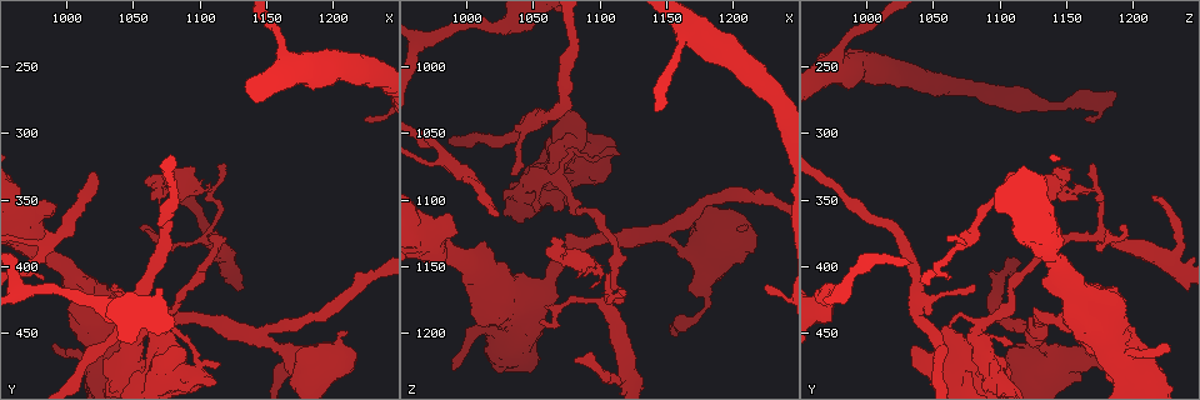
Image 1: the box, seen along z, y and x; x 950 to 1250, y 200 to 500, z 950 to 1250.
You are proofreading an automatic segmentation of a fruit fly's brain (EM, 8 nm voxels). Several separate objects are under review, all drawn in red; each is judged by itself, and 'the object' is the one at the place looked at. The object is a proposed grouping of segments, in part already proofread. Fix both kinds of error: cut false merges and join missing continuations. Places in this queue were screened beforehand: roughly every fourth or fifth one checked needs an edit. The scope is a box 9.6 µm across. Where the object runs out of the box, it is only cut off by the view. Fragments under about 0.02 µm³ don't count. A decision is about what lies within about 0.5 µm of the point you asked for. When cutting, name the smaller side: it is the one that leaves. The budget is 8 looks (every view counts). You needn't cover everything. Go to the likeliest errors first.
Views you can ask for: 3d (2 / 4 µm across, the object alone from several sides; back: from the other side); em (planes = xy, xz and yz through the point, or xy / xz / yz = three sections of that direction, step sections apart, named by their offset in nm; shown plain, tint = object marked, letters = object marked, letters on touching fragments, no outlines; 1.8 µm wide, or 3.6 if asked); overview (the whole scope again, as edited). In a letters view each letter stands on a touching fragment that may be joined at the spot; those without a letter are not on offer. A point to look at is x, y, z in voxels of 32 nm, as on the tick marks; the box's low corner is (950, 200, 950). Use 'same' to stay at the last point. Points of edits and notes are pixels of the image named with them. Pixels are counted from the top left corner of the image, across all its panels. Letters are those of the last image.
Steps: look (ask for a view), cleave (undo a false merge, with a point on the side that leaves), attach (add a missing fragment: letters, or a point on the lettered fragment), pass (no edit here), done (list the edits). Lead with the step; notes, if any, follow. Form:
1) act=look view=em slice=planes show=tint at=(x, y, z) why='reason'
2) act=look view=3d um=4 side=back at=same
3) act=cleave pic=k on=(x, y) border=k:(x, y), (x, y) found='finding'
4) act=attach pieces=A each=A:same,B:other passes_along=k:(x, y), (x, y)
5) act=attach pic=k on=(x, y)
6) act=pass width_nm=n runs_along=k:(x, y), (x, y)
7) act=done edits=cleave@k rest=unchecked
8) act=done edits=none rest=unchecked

act=look view=3d um=2 side=back at=(1024, 330, 1112) why='branch stops here'

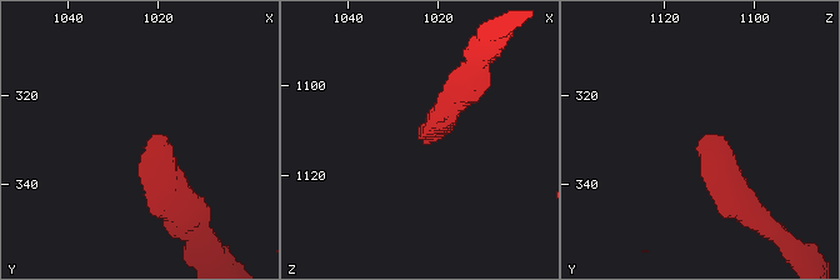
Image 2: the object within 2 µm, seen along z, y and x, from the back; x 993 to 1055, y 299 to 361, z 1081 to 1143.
act=look view=em slice=xz step=8 show=letters at=(1023, 331, 1113)

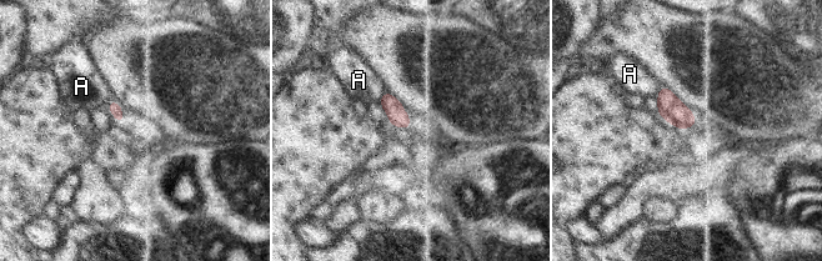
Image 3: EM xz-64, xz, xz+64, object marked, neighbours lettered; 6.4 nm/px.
act=look view=em slice=planes show=letters at=same why='cut it another way'

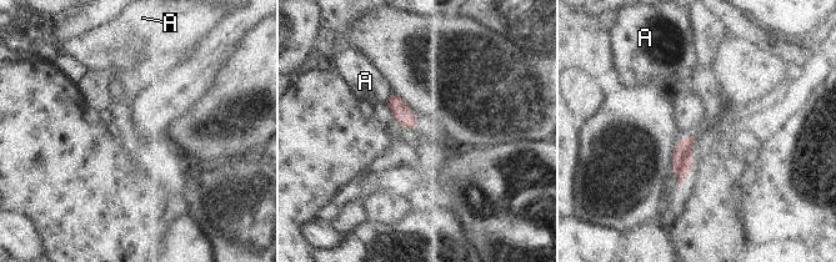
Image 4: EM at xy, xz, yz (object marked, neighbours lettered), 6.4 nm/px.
act=pass width_nm=120 each=A:other border=4:(393, 91), (384, 104) found='no lettered fragment goes on from it'

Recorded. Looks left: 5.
act=look view=em slice=planes show=letters at=(1224, 292, 1168) why='thin end'

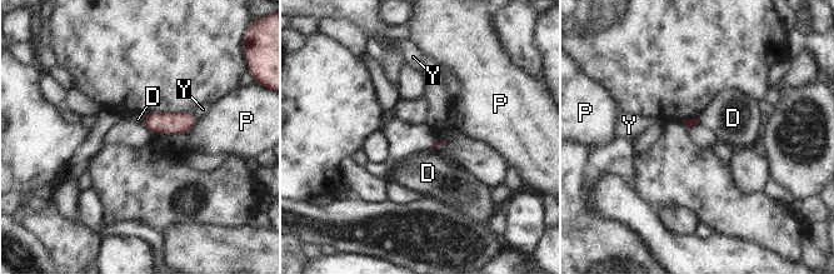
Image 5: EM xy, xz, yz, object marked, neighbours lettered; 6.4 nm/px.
act=pass each=D:other,P:other,Y:other border=5:(146, 115), (141, 123) found='no lettered fragment goes on from it'

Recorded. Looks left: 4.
act=look view=em slice=xy step=8 show=letters at=(1052, 454, 1084) why='sudden change in width'

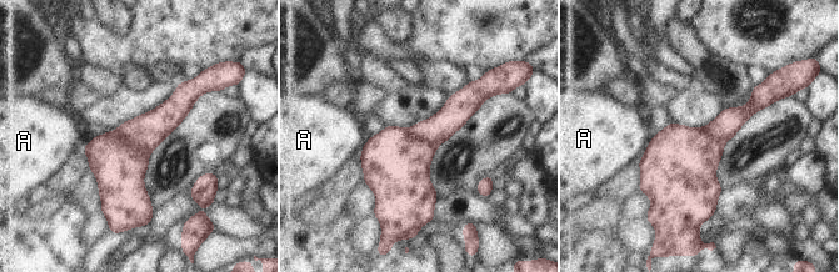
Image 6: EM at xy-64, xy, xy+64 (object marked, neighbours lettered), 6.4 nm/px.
act=cleave pic=6 on=(146, 131) each=A:other border=6:(114, 131), (148, 156) found='a second neuron is stuck on'

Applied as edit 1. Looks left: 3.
act=done edits=cleave@6 rest=unchecked

